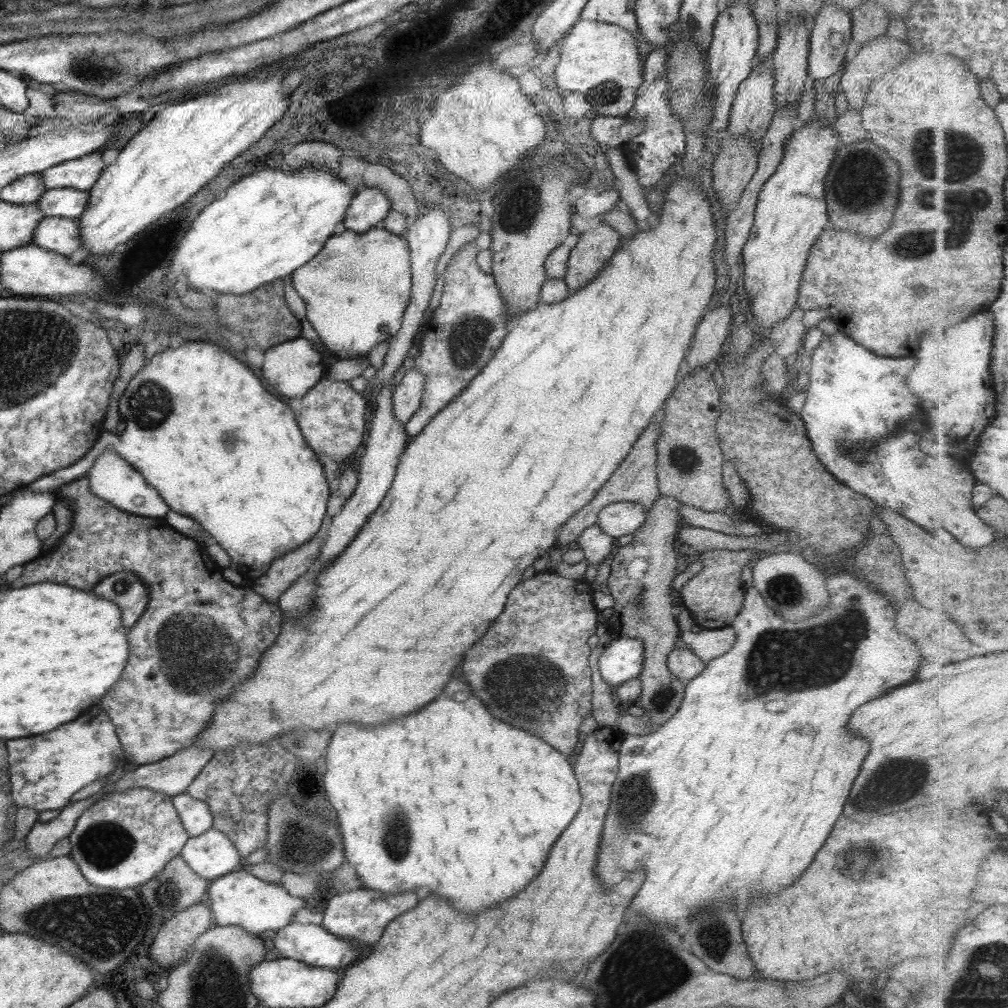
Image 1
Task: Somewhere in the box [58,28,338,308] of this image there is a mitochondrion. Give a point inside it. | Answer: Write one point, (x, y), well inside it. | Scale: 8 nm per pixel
(104, 69)

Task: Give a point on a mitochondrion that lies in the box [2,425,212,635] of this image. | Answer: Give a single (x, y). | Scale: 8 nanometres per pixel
(121, 586)

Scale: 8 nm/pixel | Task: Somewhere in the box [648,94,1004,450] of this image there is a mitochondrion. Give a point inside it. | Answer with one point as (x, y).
(956, 160)

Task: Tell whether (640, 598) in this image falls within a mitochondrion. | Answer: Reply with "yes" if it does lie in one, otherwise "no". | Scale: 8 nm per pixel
yes

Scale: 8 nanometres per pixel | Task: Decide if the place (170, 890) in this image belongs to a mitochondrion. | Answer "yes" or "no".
yes

